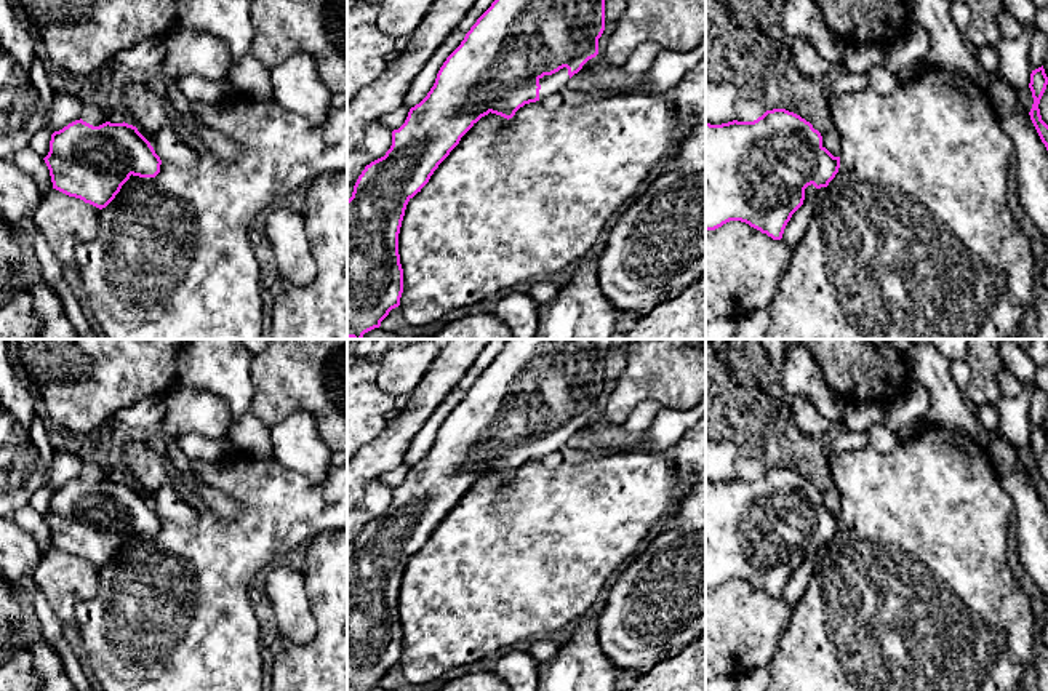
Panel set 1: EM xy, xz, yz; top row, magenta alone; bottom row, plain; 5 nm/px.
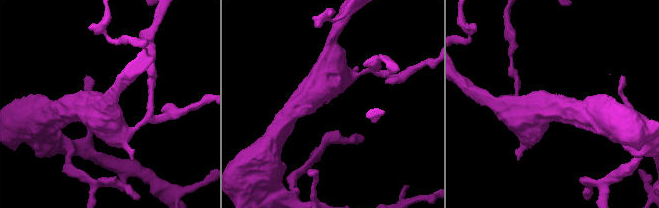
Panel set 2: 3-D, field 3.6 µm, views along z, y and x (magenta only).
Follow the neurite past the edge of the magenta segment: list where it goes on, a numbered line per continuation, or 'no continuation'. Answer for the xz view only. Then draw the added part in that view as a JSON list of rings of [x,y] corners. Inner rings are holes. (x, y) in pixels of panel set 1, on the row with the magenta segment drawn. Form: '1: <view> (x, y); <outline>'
1: xz (552, 83); [[[566,67],[552,75],[544,75],[542,78],[539,78],[539,102],[550,94],[562,93],[566,88],[568,82],[570,75]]]

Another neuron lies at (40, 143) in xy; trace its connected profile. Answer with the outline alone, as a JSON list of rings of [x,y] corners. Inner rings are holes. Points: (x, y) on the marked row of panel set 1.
[[[50,128],[40,130],[30,141],[29,147],[45,158],[50,152],[50,141],[51,141],[53,131]]]

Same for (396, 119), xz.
[[[403,104],[398,109],[382,115],[378,123],[390,128],[392,131],[398,130],[405,123],[408,112],[410,109]]]

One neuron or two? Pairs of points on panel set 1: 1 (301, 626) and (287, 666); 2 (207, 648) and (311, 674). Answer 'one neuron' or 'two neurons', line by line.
1: two neurons
2: two neurons

